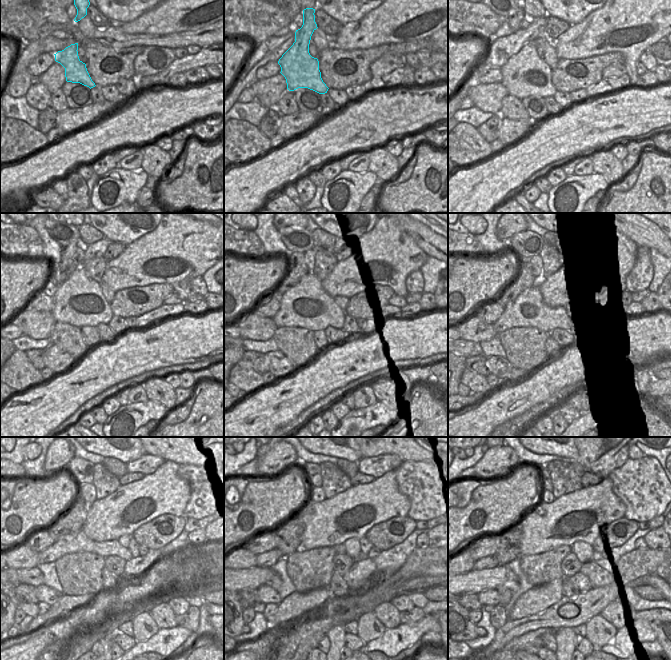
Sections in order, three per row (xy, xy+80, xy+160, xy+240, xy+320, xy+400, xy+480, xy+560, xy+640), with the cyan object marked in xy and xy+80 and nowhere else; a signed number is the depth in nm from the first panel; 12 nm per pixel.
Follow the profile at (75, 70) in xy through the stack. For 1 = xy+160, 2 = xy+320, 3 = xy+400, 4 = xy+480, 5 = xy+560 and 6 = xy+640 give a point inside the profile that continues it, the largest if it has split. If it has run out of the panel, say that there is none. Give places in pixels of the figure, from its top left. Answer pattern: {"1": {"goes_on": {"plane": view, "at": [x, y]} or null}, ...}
{"1": {"goes_on": {"plane": "xy+160", "at": [525, 74]}}, "2": {"goes_on": {"plane": "xy+320", "at": [307, 305]}}, "3": {"goes_on": {"plane": "xy+400", "at": [528, 309]}}, "4": {"goes_on": {"plane": "xy+480", "at": [71, 543]}}, "5": {"goes_on": {"plane": "xy+560", "at": [267, 559]}}, "6": {"goes_on": {"plane": "xy+640", "at": [490, 561]}}}

